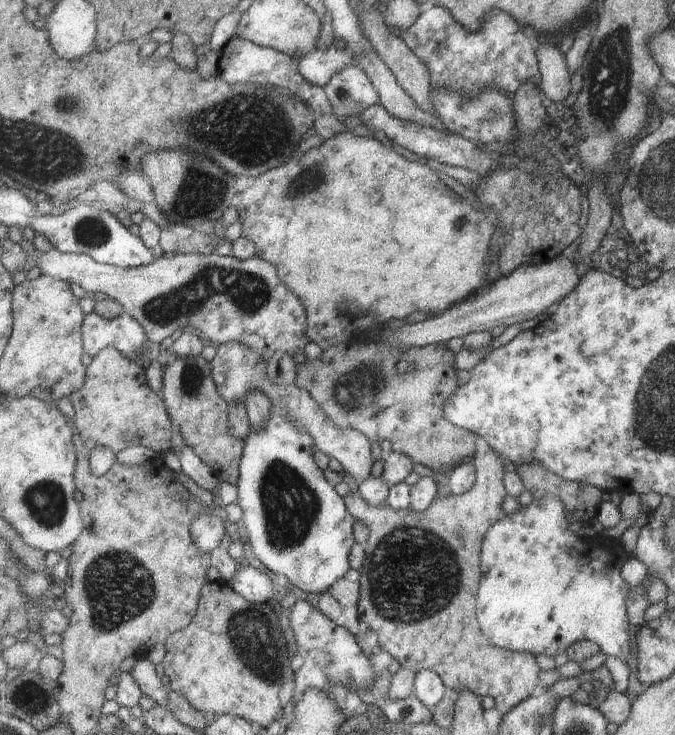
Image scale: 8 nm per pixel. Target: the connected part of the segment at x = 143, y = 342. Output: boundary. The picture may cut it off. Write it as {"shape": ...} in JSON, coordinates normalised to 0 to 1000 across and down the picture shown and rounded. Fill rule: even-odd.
{"shape":[[[139,423],[124,433],[124,472],[135,486],[154,473],[170,472],[191,490],[209,497],[209,476],[218,471],[218,452],[213,444],[191,427],[161,434]]]}

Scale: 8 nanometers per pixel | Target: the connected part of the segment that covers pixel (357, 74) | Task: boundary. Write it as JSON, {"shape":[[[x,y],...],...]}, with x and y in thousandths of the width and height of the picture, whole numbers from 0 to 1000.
{"shape":[[[532,88],[510,93],[480,117],[496,156],[527,159],[564,141],[563,125]]]}

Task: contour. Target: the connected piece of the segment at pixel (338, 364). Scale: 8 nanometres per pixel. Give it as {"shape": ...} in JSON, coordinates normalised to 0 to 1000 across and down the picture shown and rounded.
{"shape":[[[550,463],[550,473],[547,471],[538,471],[535,465],[526,465],[523,471],[516,467],[502,467],[490,469],[490,473],[481,475],[479,484],[468,491],[453,490],[449,495],[440,498],[441,525],[447,529],[456,531],[464,541],[474,547],[483,561],[483,565],[493,571],[493,574],[502,581],[510,584],[526,584],[541,589],[553,601],[573,599],[578,604],[579,615],[588,615],[606,619],[606,623],[612,626],[612,630],[621,630],[634,635],[641,641],[665,645],[671,637],[674,638],[680,626],[701,627],[701,622],[705,619],[705,601],[708,590],[698,588],[695,584],[673,578],[658,562],[658,550],[661,546],[676,536],[676,531],[683,528],[683,502],[677,501],[674,495],[674,480],[665,476],[659,467],[640,468],[631,472],[609,472],[594,473],[585,469],[575,469],[573,467],[557,467]]]}

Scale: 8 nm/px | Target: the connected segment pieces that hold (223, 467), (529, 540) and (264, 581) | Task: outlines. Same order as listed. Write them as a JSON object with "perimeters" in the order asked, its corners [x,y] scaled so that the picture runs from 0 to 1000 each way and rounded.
{"perimeters":[[[[301,484],[253,486],[243,505],[241,536],[255,573],[267,582],[276,604],[307,630],[327,656],[351,661],[356,656],[356,629],[361,614],[361,599],[342,588],[338,574],[339,550],[323,532],[314,513],[314,494]]],[[[810,673],[729,713],[713,752],[716,781],[707,833],[714,859],[738,880],[816,895],[834,890],[858,871],[876,871],[896,891],[920,894],[927,901],[935,852],[929,816],[938,797],[920,784],[920,773],[935,754],[905,754],[923,748],[923,743],[905,740],[902,748],[890,740],[861,735],[843,720],[844,707],[836,683],[828,676]]],[[[373,765],[366,770],[357,770],[341,795],[366,816],[376,820],[396,820],[403,818],[404,807],[413,801],[400,782],[401,780],[394,774]]]]}

